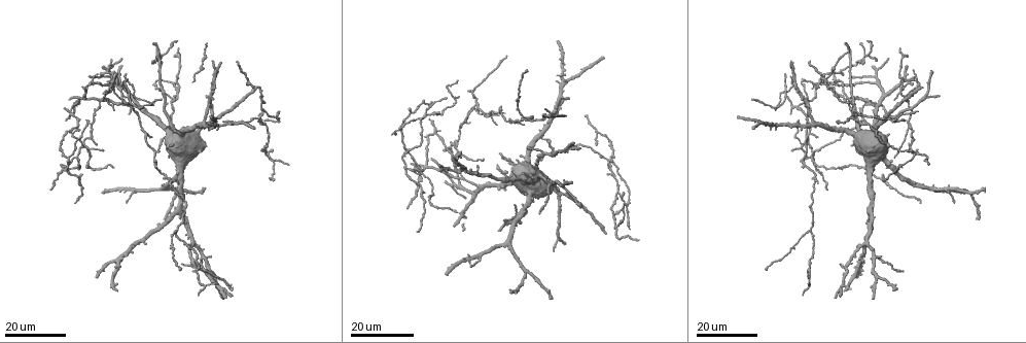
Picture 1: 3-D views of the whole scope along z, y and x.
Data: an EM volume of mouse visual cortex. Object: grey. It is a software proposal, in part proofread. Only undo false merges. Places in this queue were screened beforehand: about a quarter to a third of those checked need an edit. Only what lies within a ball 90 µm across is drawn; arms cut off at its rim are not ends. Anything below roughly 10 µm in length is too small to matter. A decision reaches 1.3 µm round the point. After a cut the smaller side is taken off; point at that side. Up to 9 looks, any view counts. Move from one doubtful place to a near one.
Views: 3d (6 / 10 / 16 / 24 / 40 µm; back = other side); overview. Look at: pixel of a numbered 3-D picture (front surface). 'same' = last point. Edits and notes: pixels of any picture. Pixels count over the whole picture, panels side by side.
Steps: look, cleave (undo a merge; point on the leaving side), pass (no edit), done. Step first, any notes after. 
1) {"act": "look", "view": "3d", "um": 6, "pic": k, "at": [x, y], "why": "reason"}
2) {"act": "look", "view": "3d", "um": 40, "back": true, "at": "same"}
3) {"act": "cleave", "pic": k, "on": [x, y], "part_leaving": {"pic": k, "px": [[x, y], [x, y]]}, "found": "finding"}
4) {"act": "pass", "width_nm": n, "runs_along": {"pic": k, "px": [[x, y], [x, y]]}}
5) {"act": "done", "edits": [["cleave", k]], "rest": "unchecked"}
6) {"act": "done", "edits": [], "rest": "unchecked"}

{"act": "look", "view": "3d", "um": 24, "pic": 1, "at": [111, 74], "why": "four-way junction"}

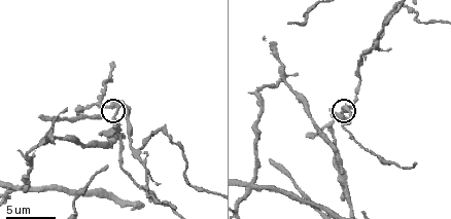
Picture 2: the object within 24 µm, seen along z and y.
{"act": "look", "view": "3d", "um": 10, "pic": 2, "at": [116, 114], "why": "zoom in"}

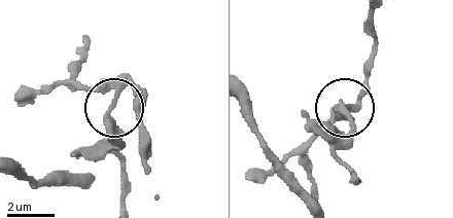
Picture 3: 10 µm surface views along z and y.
{"act": "pass", "side_arm_um": 12, "found": "continuous, no second neuron"}

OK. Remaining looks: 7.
{"act": "look", "view": "3d", "um": 24, "pic": 1, "at": [475, 101], "why": "side arm on a straight run"}

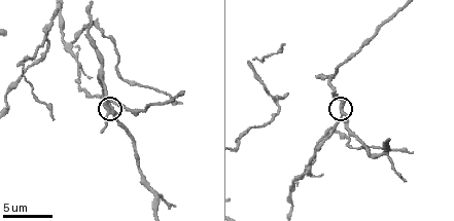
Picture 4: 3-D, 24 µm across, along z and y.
{"act": "look", "view": "3d", "um": 6, "pic": 4, "at": [341, 111], "why": "closer look"}

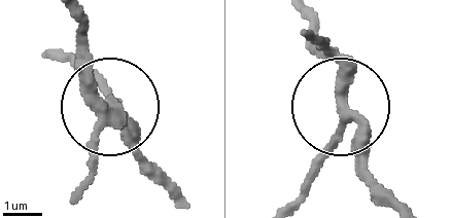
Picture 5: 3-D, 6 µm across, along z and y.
{"act": "pass", "arms": 3, "found": "all the same neuron"}

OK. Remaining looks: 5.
{"act": "look", "view": "3d", "um": 24, "pic": 1, "at": [77, 126], "why": "arms part here"}

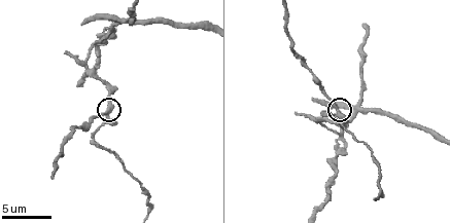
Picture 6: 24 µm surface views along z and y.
{"act": "look", "view": "3d", "um": 6, "pic": 6, "at": [337, 109]}

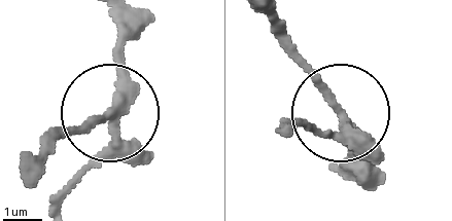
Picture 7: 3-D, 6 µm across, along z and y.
{"act": "look", "view": "3d", "um": 6, "back": true, "pic": 7, "at": [112, 116]}

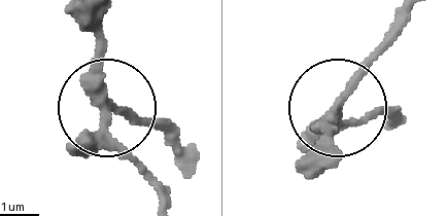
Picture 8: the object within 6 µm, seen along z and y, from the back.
{"act": "pass", "width_nm": 250, "found": "continuous, no second neuron"}

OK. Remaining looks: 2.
{"act": "look", "view": "3d", "um": 16, "pic": 1, "at": [460, 184]}

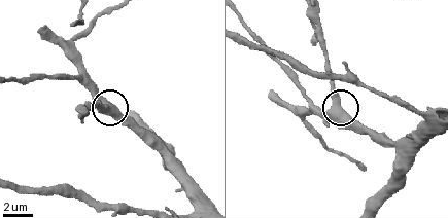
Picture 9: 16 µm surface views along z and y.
{"act": "look", "view": "3d", "um": 10, "pic": 9, "at": [336, 99], "why": "zoom in"}

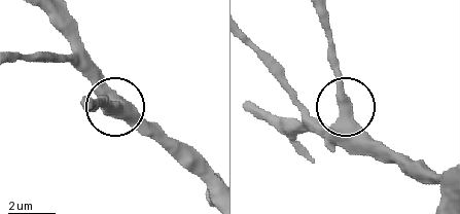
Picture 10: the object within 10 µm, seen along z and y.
{"act": "pass", "found": "all the same neuron"}

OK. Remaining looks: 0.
{"act": "done", "edits": [], "rest": "unchecked"}

